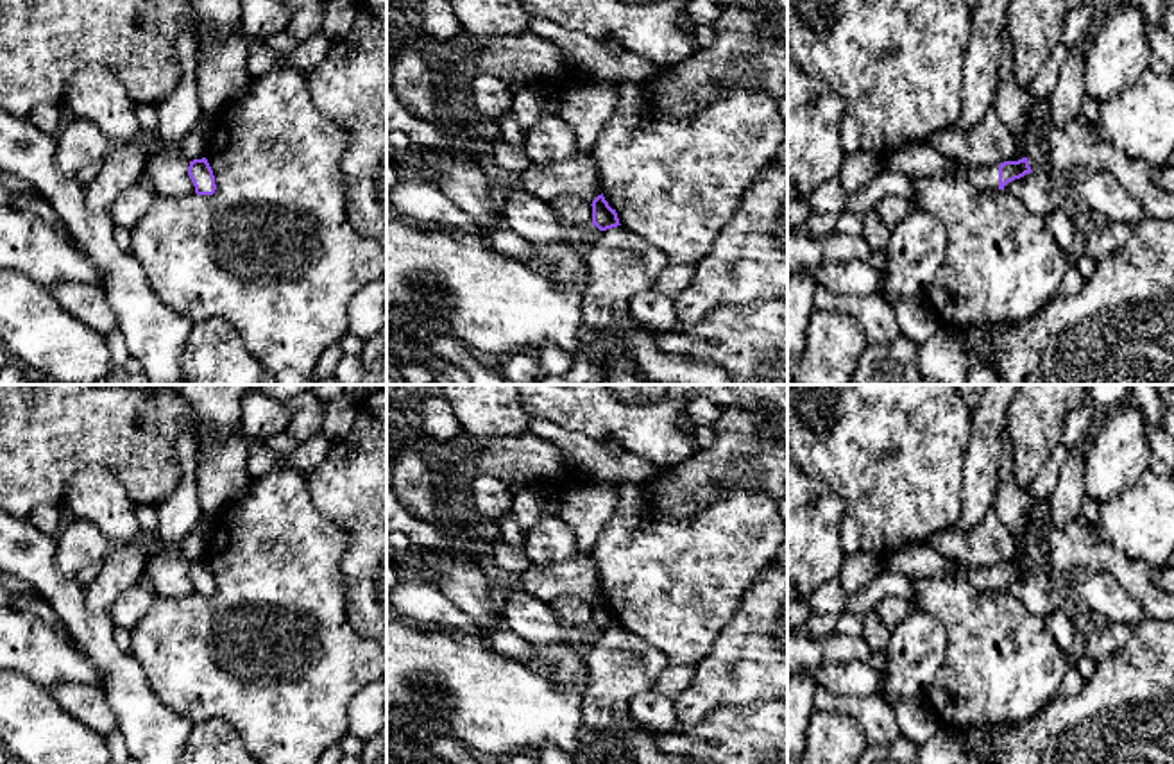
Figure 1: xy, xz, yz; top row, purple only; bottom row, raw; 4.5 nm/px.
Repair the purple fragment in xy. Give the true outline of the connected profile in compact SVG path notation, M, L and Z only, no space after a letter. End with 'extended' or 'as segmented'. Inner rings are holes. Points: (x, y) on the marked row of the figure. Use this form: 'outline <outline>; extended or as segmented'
outline M206 157L190 161L188 175L195 186L197 195L215 193L215 175Z; as segmented

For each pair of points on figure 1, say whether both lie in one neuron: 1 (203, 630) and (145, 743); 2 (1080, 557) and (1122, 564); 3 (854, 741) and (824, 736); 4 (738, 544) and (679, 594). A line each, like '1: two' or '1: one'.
1: two
2: one
3: one
4: one

